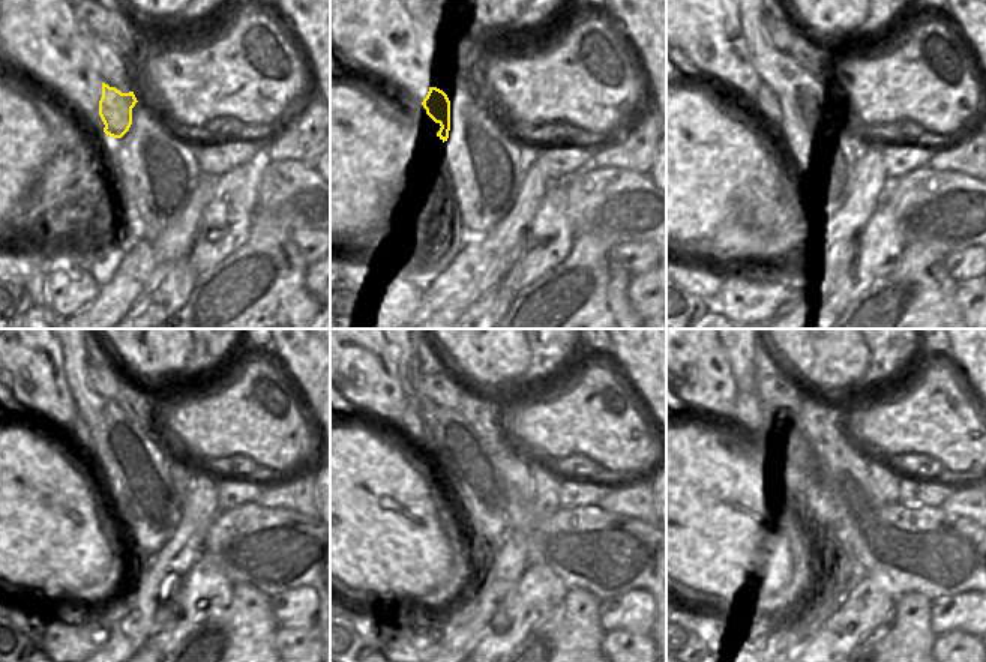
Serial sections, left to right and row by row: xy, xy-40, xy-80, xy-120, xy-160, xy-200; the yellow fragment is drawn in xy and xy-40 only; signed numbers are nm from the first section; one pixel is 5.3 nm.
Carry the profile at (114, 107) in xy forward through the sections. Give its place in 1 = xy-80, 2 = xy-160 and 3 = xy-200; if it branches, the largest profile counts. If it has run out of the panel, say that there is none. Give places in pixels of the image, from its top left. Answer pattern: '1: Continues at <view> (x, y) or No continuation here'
1: Continues at xy-80 (766, 104)
2: Continues at xy-160 (411, 427)
3: Continues at xy-200 (748, 410).

